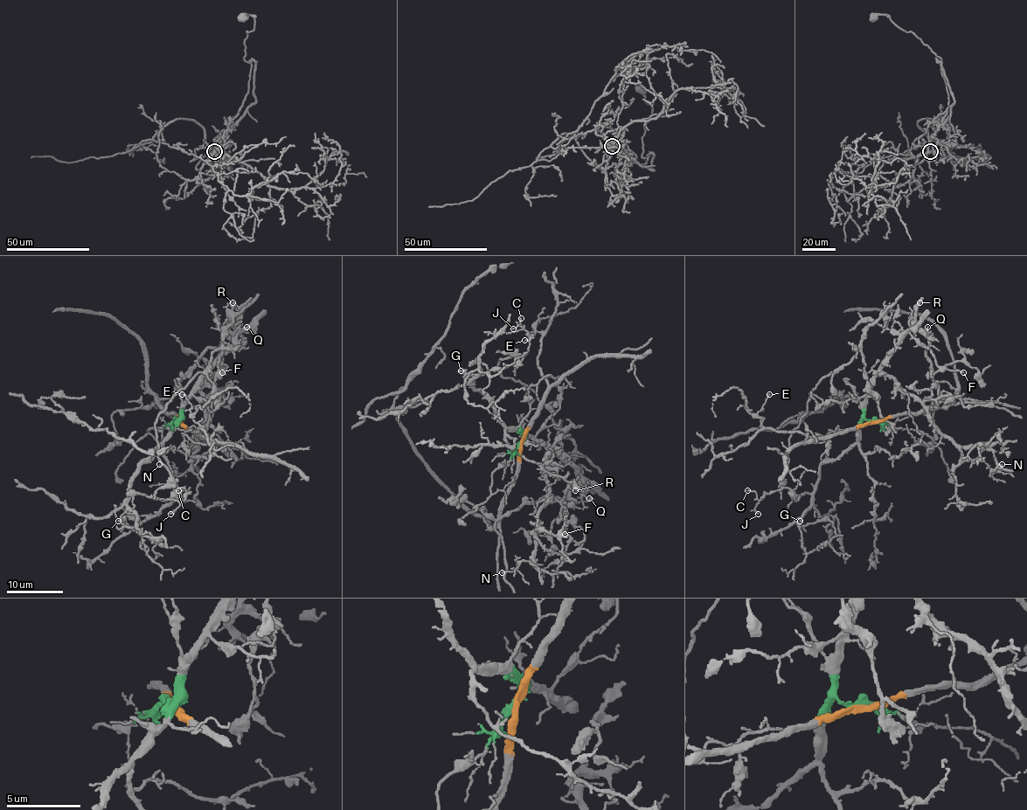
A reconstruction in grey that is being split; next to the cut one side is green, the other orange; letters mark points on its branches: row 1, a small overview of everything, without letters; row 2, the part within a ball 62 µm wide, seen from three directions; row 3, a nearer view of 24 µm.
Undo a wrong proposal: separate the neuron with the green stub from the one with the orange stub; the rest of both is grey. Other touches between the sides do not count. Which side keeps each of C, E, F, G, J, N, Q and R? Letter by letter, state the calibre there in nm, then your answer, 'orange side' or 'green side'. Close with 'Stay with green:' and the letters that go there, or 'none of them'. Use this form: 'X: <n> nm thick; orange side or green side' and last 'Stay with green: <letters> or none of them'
C: 110 nm thick; green side
E: 110 nm thick; orange side
F: 120 nm thick; green side
G: 90 nm thick; green side
J: 100 nm thick; green side
N: 140 nm thick; green side
Q: 120 nm thick; green side
R: 130 nm thick; green side
Stay with green: C, F, G, J, N, Q, R

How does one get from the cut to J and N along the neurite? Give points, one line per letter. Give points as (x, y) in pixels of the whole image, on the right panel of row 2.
J: (872, 421), (820, 467), (815, 490), (796, 500), (787, 488), (769, 492), (759, 514)
N: (872, 421), (863, 398), (888, 375), (943, 433), (988, 448), (990, 476), (1002, 465)

